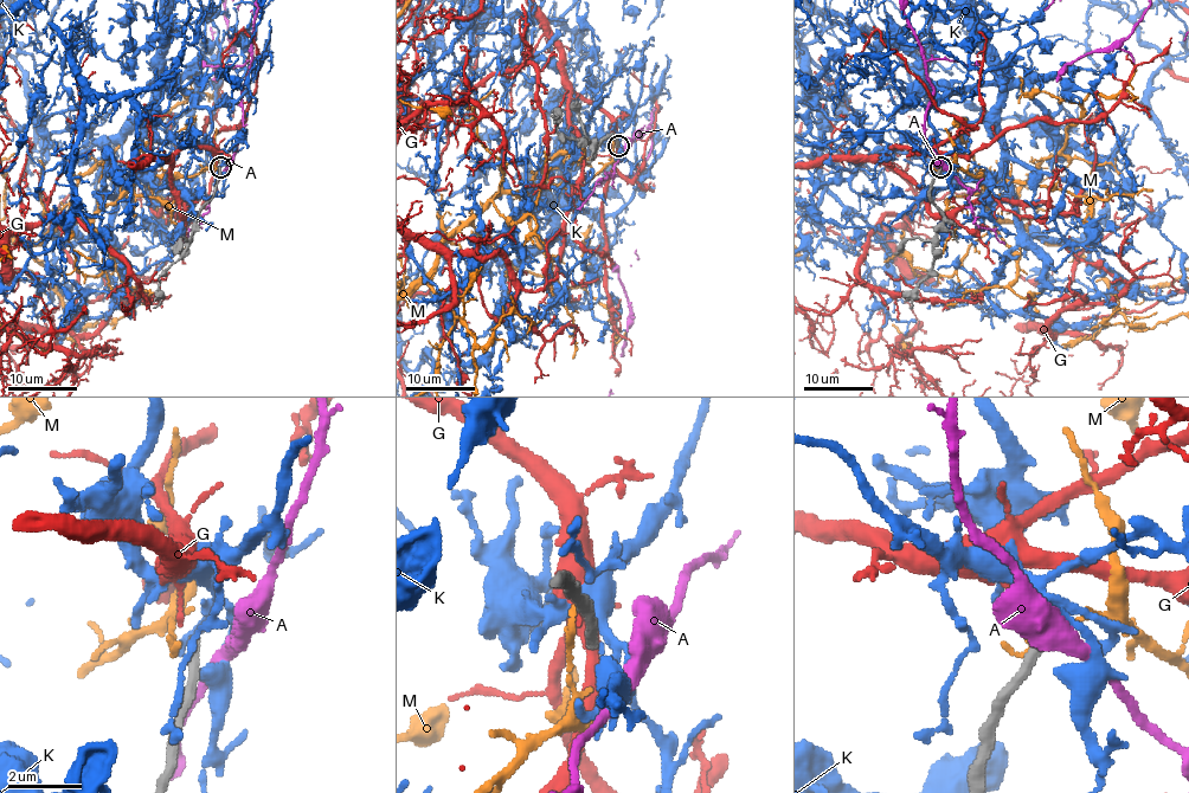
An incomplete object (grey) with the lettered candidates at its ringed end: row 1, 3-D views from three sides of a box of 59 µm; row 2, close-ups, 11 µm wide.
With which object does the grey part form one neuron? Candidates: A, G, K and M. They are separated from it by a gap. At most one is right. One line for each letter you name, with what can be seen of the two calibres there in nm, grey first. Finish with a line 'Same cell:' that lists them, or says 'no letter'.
Same cell: no letter

